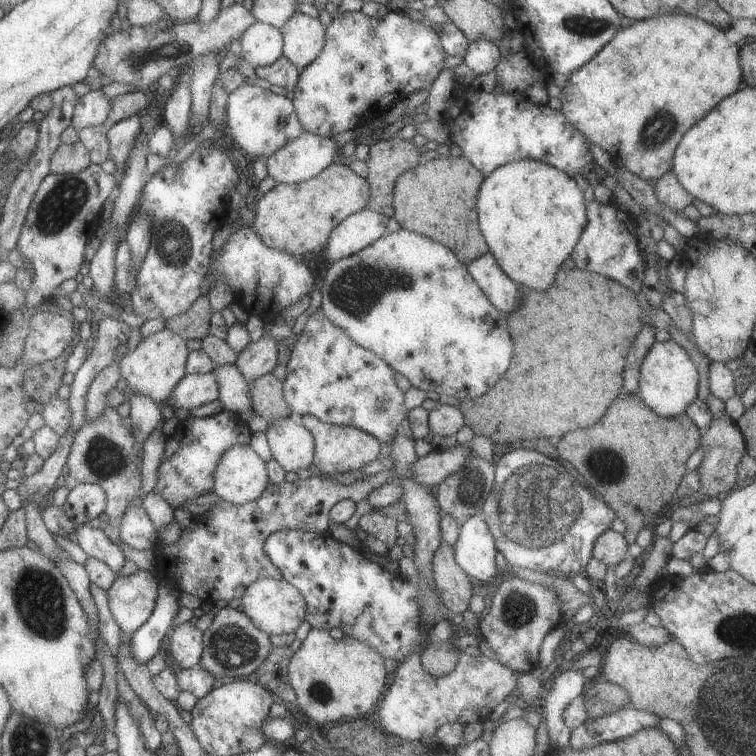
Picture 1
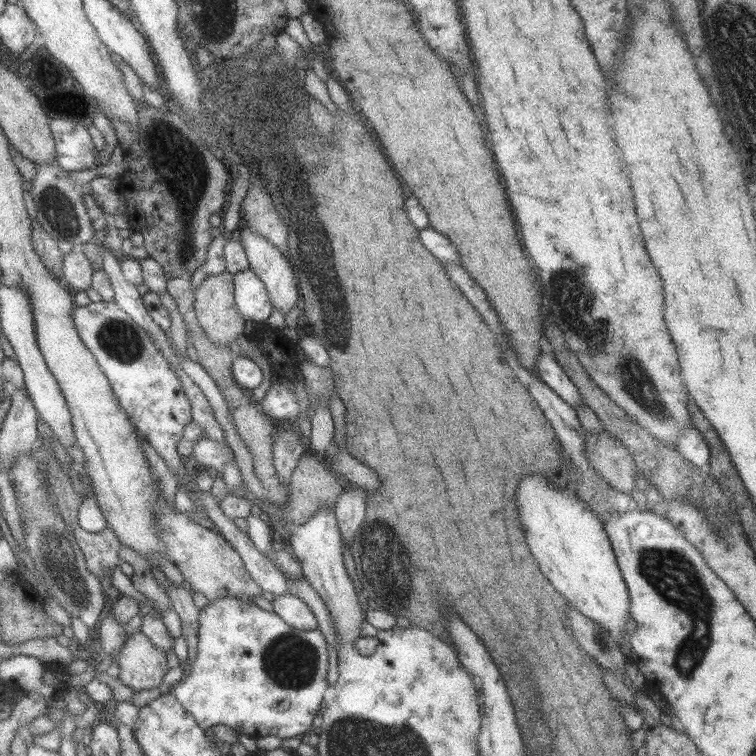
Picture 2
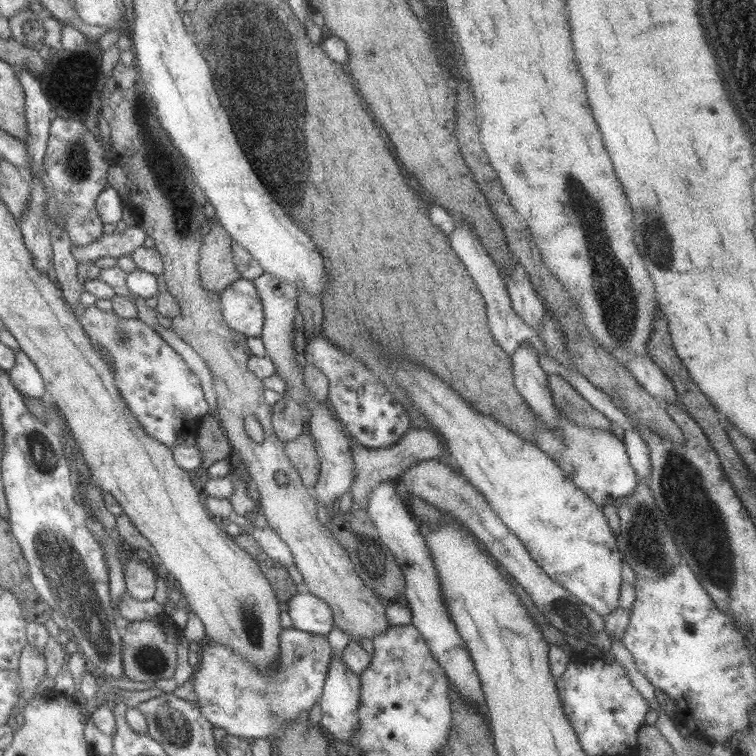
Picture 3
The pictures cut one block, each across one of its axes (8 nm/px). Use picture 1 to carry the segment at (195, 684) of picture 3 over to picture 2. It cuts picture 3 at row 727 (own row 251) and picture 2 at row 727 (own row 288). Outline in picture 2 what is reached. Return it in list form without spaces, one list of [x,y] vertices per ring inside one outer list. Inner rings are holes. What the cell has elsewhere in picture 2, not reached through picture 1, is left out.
[[[232,596],[208,602],[198,612],[197,630],[198,645],[193,666],[188,668],[189,675],[171,692],[202,729],[224,724],[254,739],[268,734],[291,738],[314,730],[311,722],[321,706],[323,690],[329,686],[325,679],[326,640],[321,631],[291,628],[273,611]]]

